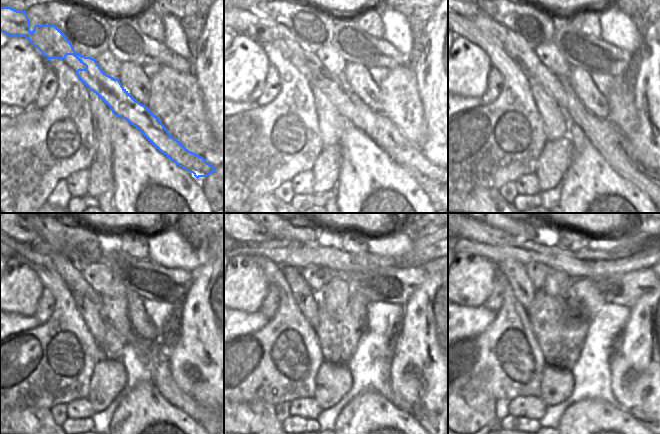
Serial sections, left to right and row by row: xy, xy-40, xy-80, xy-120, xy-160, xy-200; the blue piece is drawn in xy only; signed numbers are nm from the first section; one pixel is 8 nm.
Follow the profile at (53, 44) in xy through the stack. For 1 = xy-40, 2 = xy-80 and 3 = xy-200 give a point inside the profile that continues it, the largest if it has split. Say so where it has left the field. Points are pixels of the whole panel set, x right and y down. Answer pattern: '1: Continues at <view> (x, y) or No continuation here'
1: Continues at xy-40 (377, 126)
2: Continues at xy-80 (617, 150)
3: Continues at xy-200 (558, 289)

